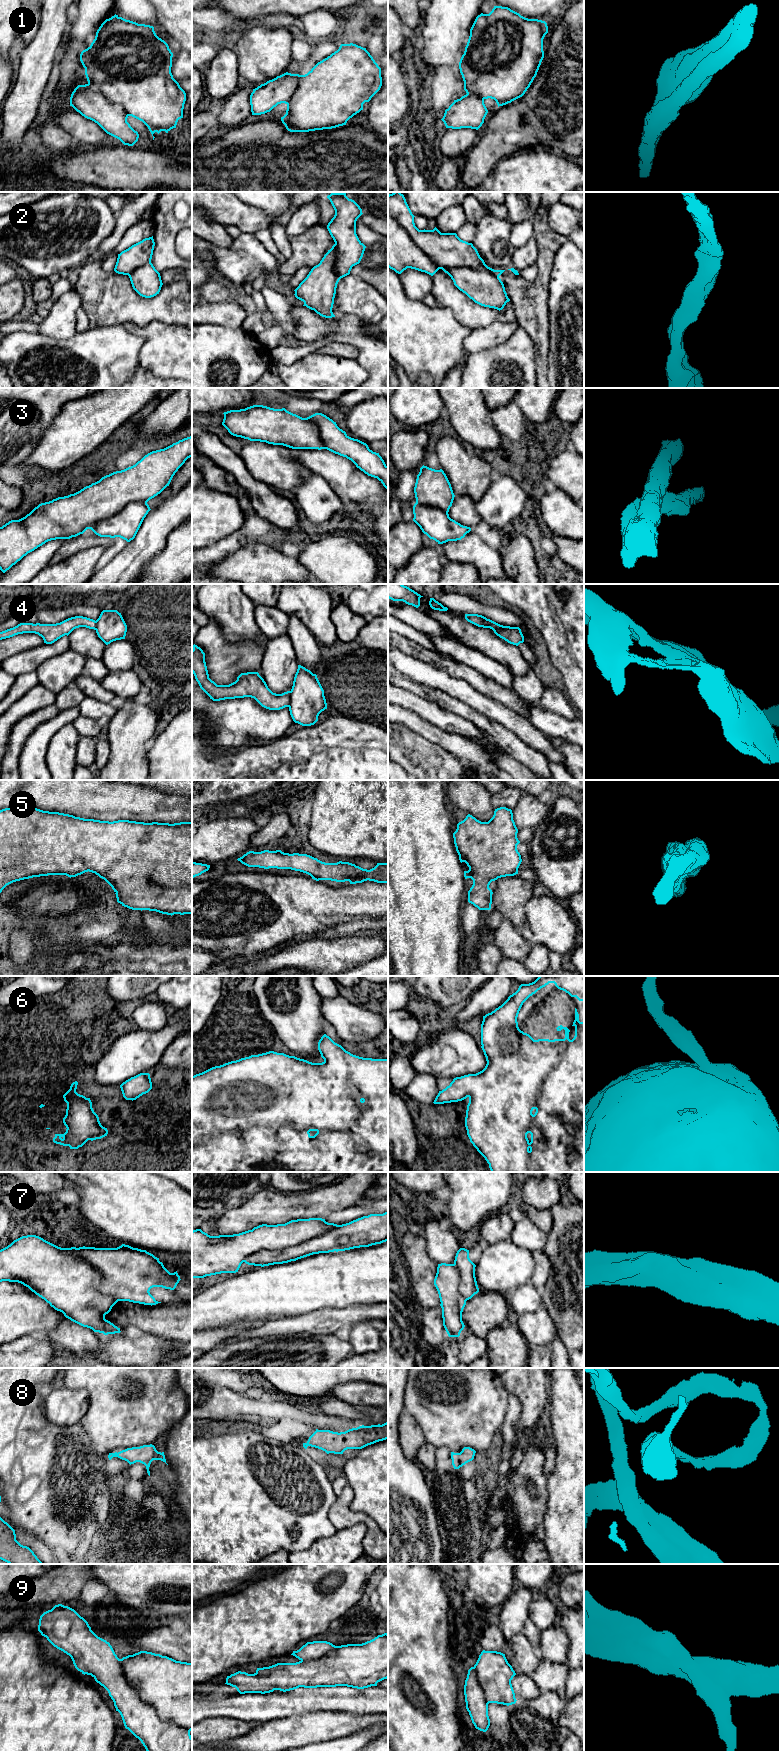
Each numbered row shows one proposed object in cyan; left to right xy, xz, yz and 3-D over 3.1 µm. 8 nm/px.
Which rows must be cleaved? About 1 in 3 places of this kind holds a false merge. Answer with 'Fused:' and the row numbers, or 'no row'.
Fused: 4, 9

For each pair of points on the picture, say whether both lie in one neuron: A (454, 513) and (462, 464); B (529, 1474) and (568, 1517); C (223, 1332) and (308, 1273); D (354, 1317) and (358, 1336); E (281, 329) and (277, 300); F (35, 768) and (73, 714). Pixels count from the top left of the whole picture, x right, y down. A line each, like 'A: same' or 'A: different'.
A: different
B: different
C: same
D: different
E: same
F: same

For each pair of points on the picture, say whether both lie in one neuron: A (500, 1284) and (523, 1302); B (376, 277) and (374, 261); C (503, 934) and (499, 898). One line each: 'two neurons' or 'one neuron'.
A: one neuron
B: two neurons
C: one neuron

